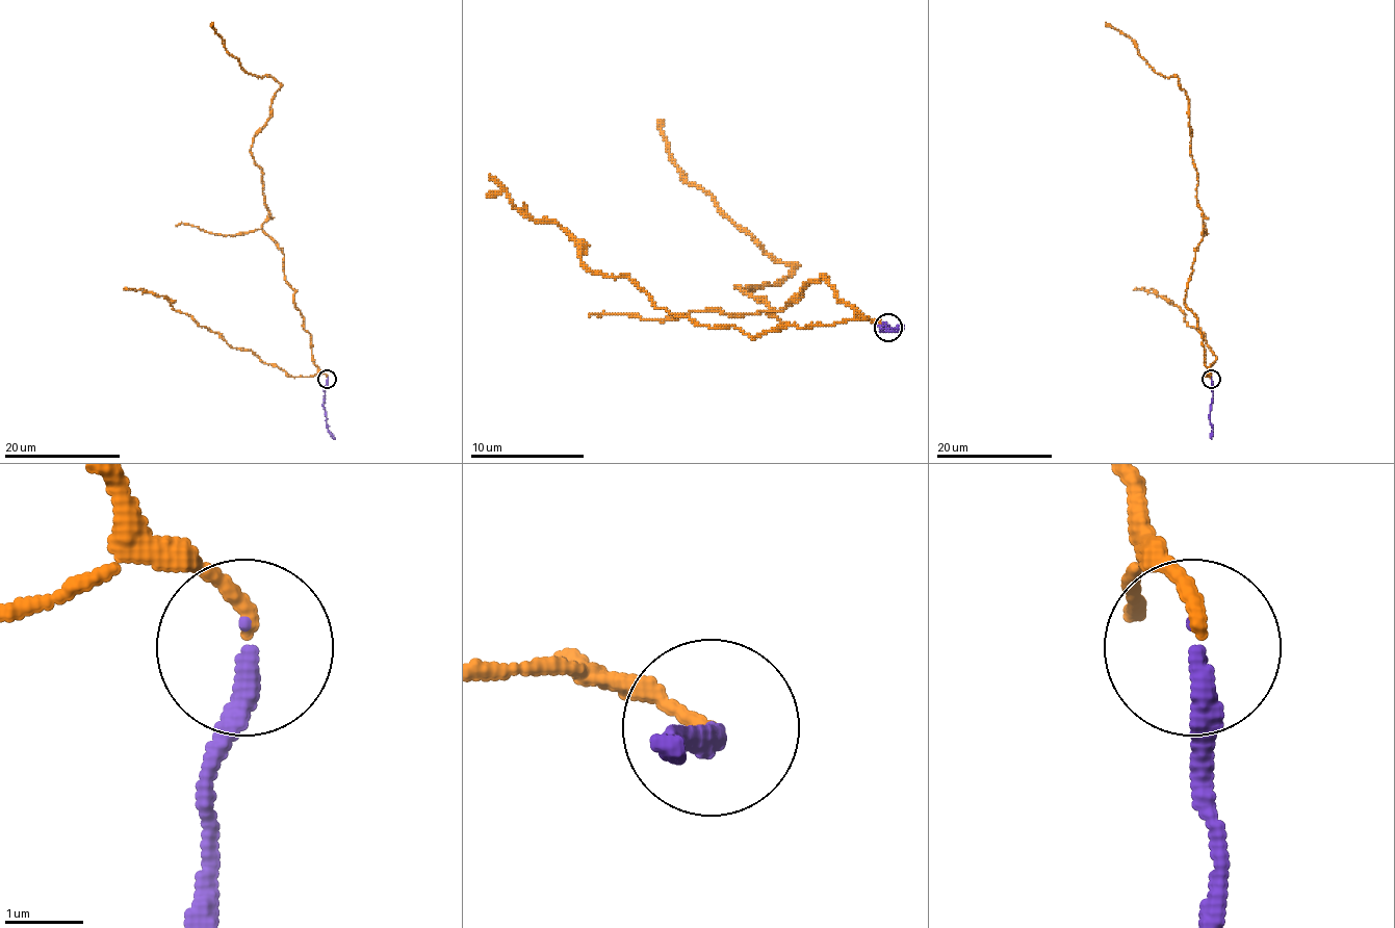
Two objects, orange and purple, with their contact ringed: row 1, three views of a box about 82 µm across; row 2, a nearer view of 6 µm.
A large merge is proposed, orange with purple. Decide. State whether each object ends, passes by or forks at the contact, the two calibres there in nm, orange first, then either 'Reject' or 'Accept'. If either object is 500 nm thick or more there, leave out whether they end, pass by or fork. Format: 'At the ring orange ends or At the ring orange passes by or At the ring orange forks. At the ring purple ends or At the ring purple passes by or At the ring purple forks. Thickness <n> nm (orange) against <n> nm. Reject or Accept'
At the ring orange ends. At the ring purple ends. Thickness 180 nm (orange) against 280 nm. Accept

